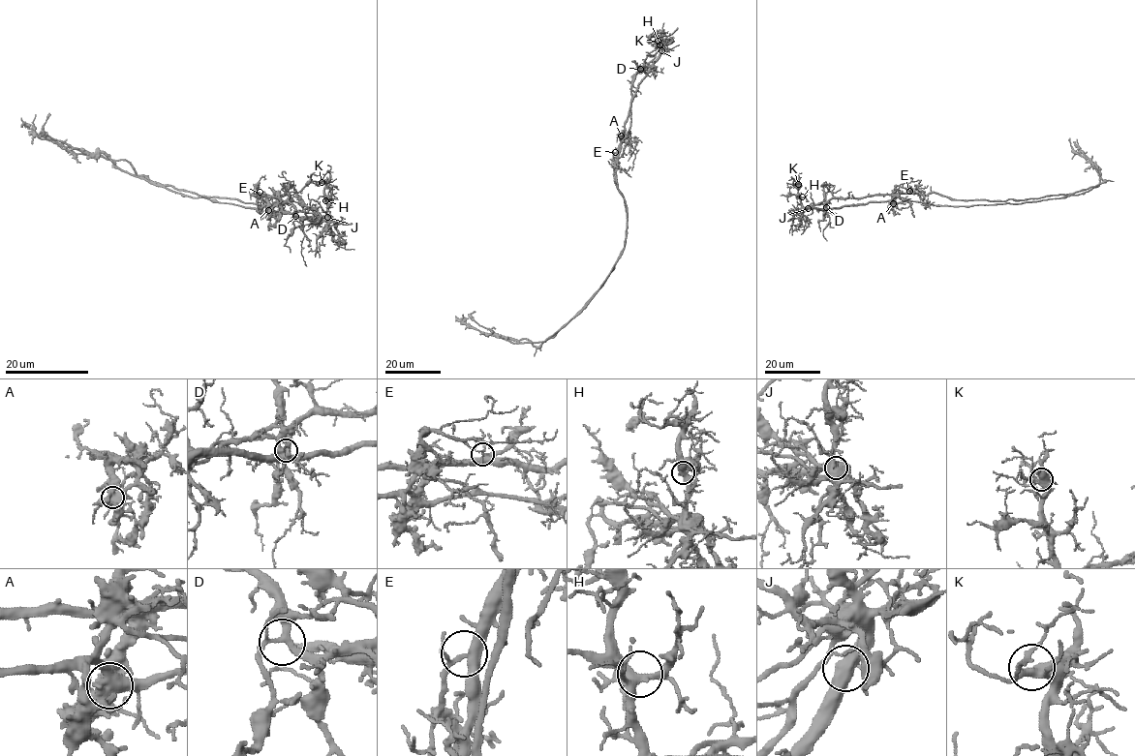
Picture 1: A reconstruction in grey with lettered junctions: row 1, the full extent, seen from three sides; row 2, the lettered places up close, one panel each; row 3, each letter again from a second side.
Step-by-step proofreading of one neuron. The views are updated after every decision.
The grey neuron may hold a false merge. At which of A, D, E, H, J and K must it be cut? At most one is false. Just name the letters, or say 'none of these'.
A

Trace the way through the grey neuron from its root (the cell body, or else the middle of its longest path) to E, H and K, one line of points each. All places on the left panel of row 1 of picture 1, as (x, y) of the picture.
E: (275, 212), (260, 213), (257, 201), (260, 192)
H: (275, 212), (260, 213), (263, 206), (272, 209), (277, 205), (296, 217), (325, 217), (325, 200)
K: (275, 212), (260, 213), (263, 206), (272, 209), (277, 205), (296, 217), (325, 217), (326, 200), (322, 182)

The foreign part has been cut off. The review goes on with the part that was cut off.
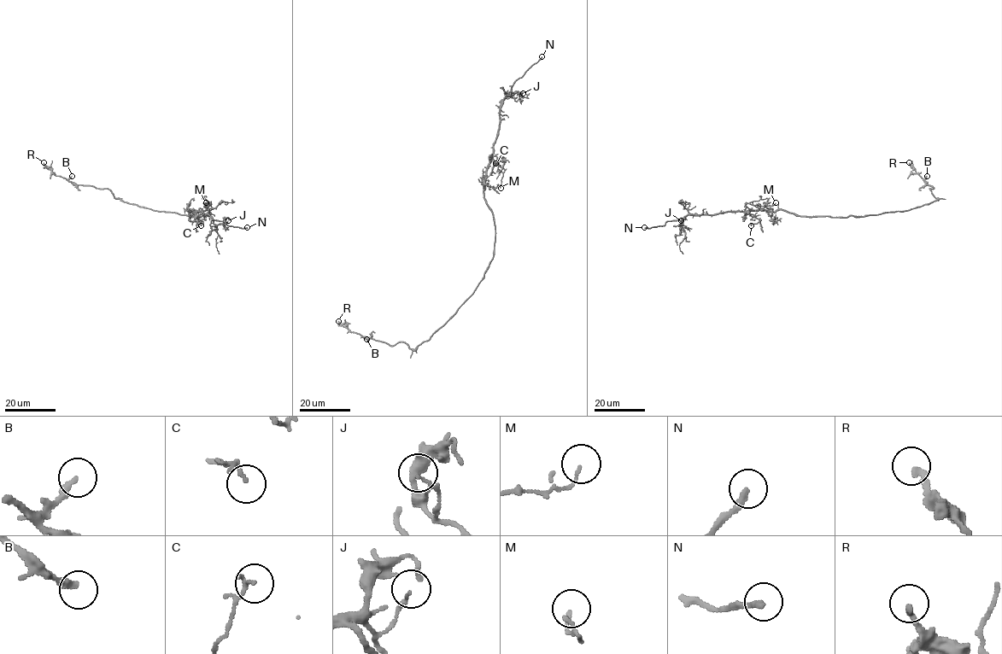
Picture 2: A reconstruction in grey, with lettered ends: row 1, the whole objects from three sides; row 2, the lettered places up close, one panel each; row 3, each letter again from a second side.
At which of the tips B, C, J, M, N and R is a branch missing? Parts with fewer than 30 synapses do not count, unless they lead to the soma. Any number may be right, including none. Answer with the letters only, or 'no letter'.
N

